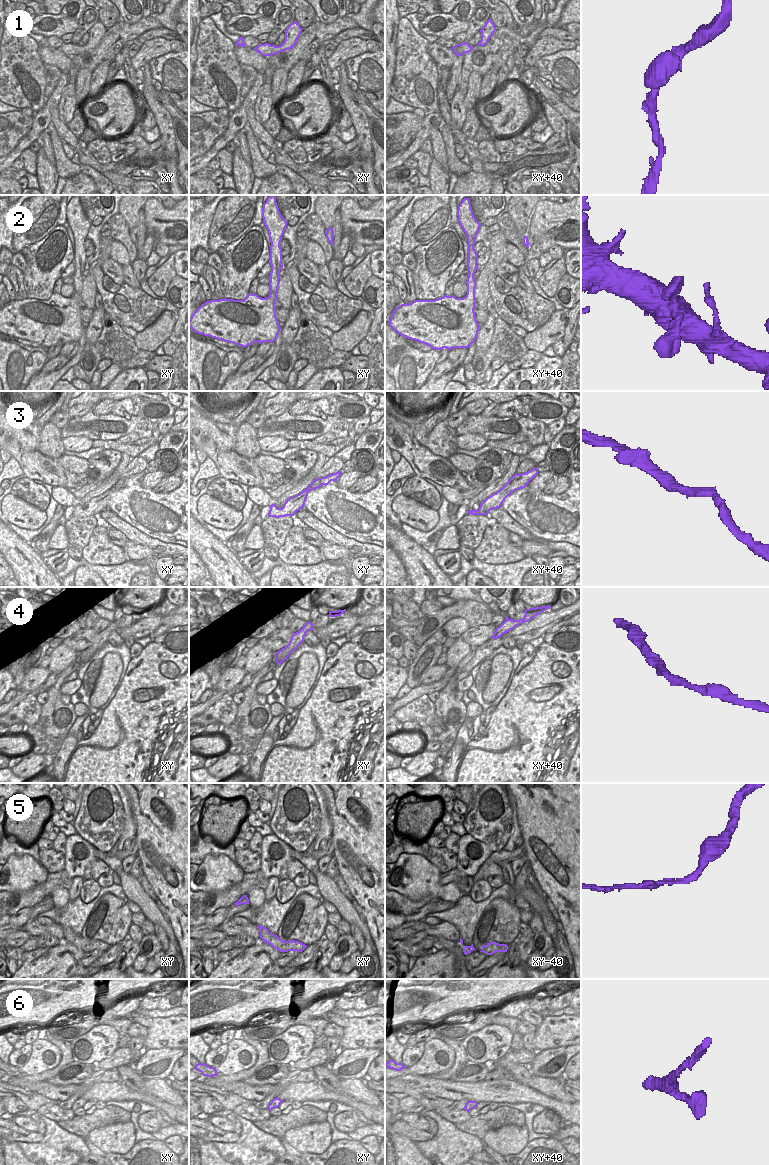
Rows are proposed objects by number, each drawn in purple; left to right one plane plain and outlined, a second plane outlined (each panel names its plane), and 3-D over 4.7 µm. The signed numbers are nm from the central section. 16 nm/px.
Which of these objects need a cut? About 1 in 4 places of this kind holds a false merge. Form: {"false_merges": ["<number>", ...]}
{"false_merges": []}

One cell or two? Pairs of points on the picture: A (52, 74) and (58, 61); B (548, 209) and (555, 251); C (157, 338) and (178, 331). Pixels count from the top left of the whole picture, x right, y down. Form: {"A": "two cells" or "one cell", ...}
{"A": "two cells", "B": "two cells", "C": "two cells"}

